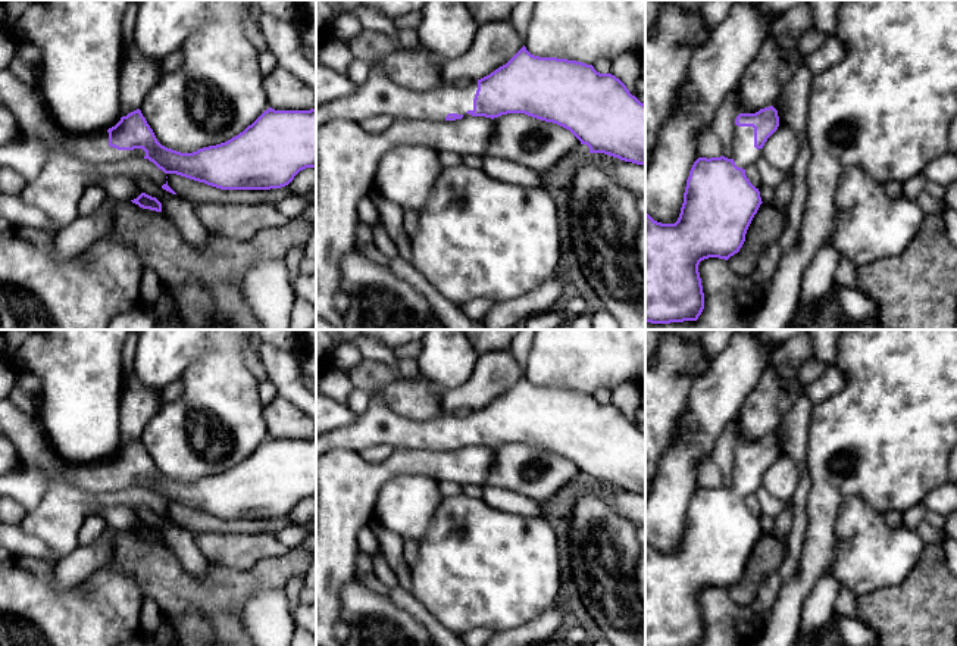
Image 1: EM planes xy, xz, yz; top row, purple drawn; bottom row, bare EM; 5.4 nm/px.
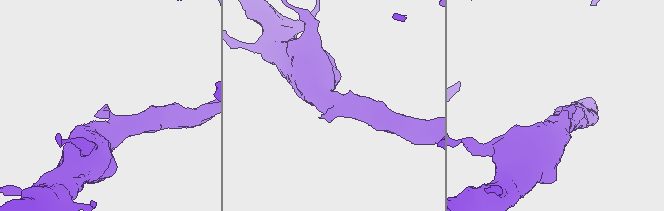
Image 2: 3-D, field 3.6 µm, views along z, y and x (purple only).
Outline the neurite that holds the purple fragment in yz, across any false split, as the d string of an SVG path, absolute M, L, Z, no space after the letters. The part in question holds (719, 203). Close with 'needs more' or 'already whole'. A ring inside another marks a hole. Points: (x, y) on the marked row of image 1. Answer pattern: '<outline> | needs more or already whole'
M773 106L756 113L739 113L734 125L734 157L698 157L694 162L678 221L662 224L645 212L645 322L698 319L704 309L698 265L709 258L728 260L742 247L747 230L763 203L745 169L763 157L763 146L778 127L779 116Z | needs more

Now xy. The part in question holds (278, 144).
M269 107L231 140L193 153L162 146L140 109L107 131L78 135L60 129L56 144L93 165L144 157L165 174L221 190L270 190L288 185L306 168L316 168L316 109Z | needs more

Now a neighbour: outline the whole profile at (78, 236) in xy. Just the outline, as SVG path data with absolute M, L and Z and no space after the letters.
M113 199L106 202L91 215L78 216L74 222L59 230L54 240L53 259L65 262L85 252L96 240L112 231Z

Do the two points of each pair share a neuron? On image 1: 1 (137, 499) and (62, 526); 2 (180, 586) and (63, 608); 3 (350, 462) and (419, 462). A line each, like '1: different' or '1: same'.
1: same
2: different
3: same

